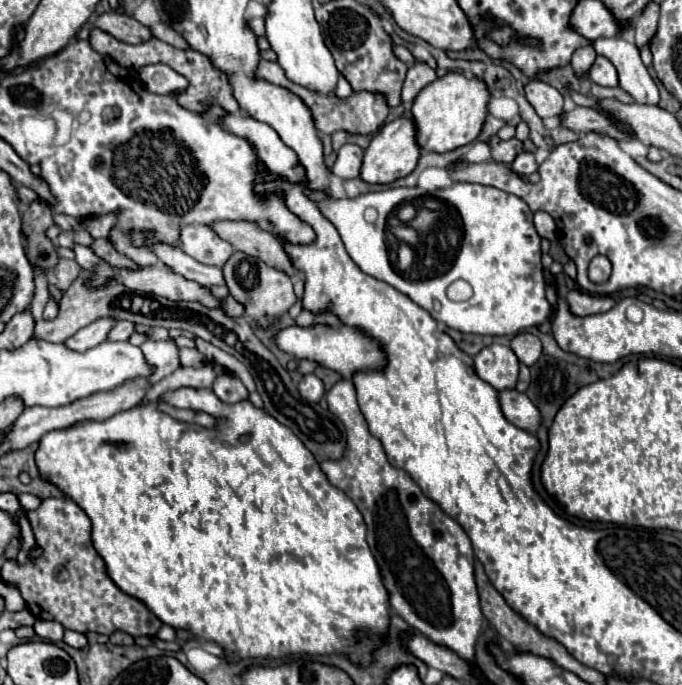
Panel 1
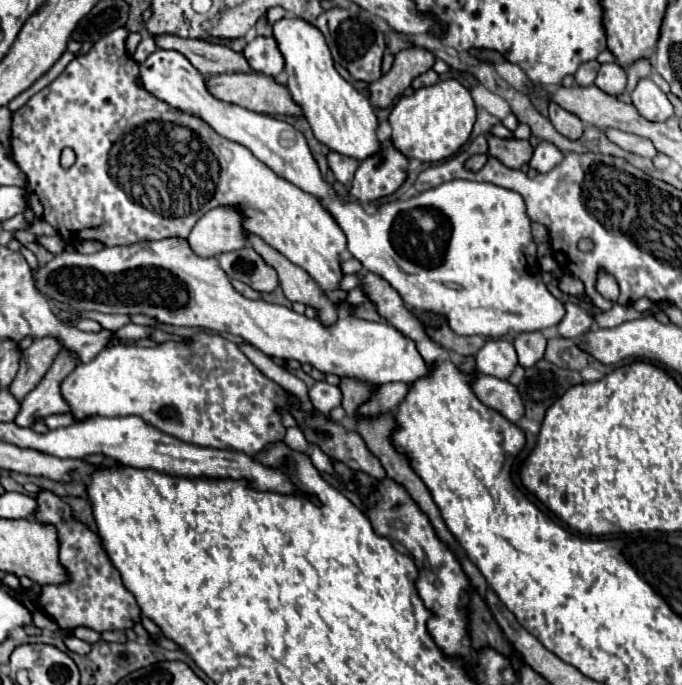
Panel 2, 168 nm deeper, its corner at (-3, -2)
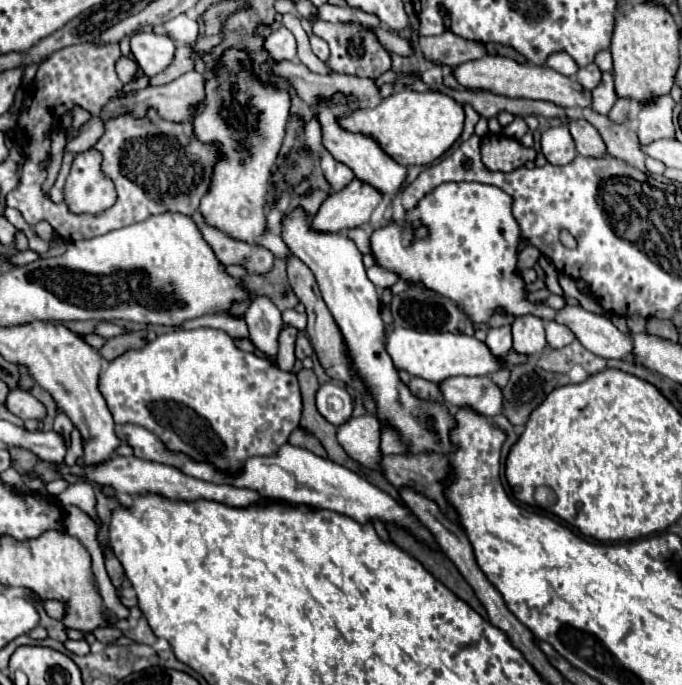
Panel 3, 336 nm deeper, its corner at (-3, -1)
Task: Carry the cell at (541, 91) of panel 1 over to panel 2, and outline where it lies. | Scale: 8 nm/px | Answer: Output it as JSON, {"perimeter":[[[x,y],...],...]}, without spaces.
{"perimeter":[[[550,102],[550,122],[554,124],[554,128],[562,134],[562,136],[566,136],[566,138],[570,138],[570,140],[578,140],[580,136],[582,136],[582,130],[584,130],[584,124],[582,124],[582,120],[578,118],[578,116],[574,116],[574,114],[570,114],[568,110],[564,110],[564,108],[560,108],[558,104],[554,104],[554,102]]]}

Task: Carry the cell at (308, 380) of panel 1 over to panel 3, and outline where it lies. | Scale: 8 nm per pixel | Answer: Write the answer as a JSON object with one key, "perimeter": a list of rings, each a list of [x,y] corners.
{"perimeter":[[[328,381],[316,393],[316,407],[322,417],[338,427],[352,415],[352,397],[344,385]]]}

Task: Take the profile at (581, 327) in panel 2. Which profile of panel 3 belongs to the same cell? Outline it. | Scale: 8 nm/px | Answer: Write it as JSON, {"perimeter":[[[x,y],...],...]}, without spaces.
{"perimeter":[[[554,321],[546,323],[546,341],[548,341],[550,347],[560,349],[560,347],[570,345],[574,339],[576,339],[574,333],[566,325],[560,325],[560,323],[554,323]]]}

